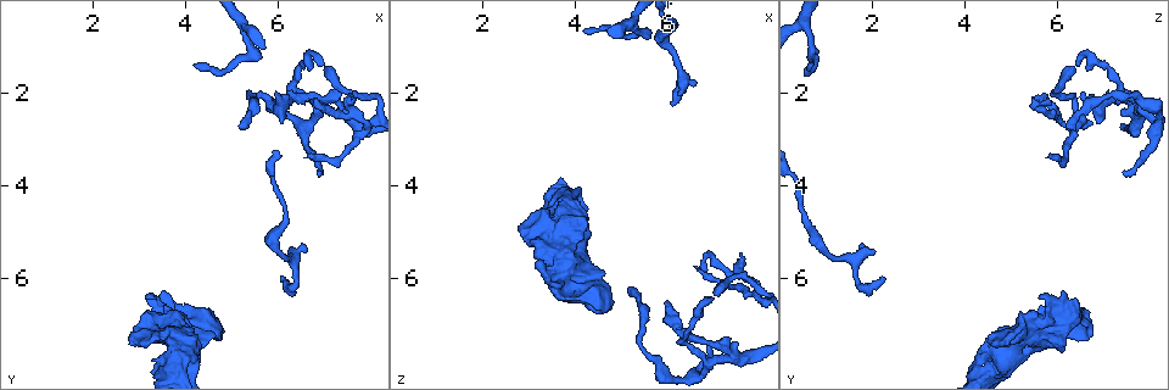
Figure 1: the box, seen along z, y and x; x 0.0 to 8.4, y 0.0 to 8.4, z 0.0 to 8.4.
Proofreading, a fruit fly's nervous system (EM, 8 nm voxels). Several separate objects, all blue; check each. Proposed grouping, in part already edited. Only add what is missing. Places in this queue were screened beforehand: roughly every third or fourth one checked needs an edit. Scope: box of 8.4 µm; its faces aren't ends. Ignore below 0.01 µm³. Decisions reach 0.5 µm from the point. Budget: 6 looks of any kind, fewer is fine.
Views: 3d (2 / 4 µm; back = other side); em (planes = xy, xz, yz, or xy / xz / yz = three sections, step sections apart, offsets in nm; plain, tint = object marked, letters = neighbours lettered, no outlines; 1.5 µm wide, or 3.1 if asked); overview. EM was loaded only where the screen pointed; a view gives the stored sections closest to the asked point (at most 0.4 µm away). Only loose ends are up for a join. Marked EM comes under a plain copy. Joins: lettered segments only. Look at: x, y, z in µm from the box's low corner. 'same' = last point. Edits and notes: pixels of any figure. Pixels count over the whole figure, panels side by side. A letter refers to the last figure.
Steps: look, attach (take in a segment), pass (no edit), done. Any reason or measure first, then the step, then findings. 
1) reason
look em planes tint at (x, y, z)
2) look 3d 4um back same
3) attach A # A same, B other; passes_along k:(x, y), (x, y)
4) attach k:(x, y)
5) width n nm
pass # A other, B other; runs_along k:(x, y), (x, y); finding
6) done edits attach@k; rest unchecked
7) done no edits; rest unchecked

tapers out
look em planes letters at (7.05, 1.50, 6.30)

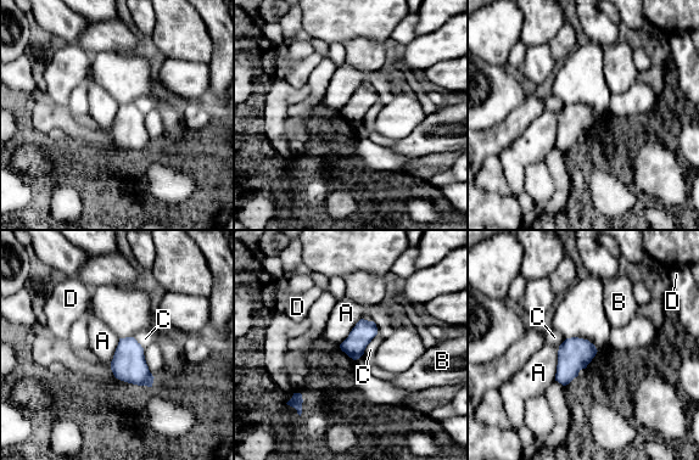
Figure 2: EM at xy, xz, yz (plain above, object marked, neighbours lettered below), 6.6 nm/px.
width 150 nm
pass # A other, B other, C other, D other; border 2:(559, 347), (554, 380); none of them fits

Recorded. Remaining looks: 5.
an open end
look 3d 4um at (3.10, 6.80, 5.50)

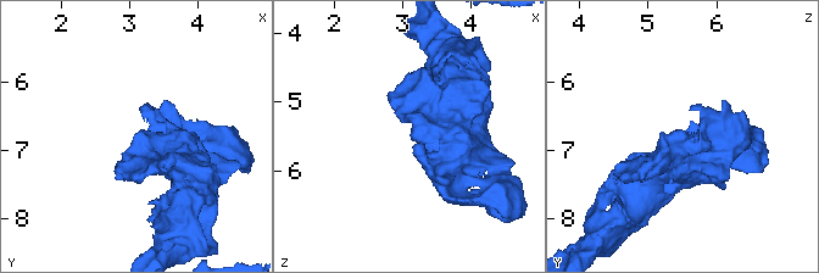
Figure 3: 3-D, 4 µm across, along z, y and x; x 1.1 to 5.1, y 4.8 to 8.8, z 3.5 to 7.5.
look em xz step 4 letters at (3.10, 6.75, 5.55)

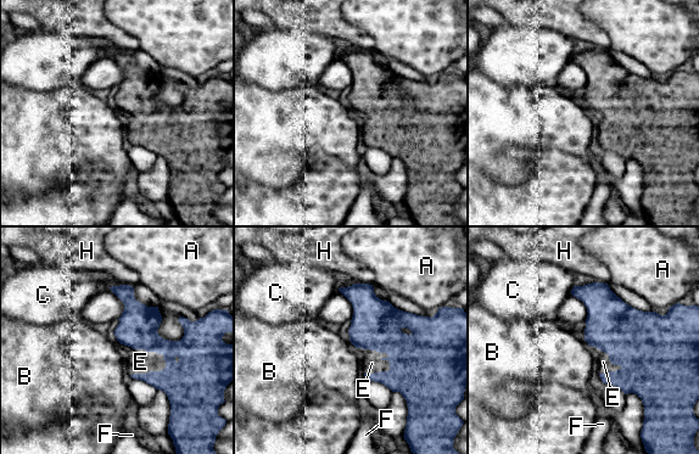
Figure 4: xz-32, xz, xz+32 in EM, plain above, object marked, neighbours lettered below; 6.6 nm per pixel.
cut it another way
look em planes letters same

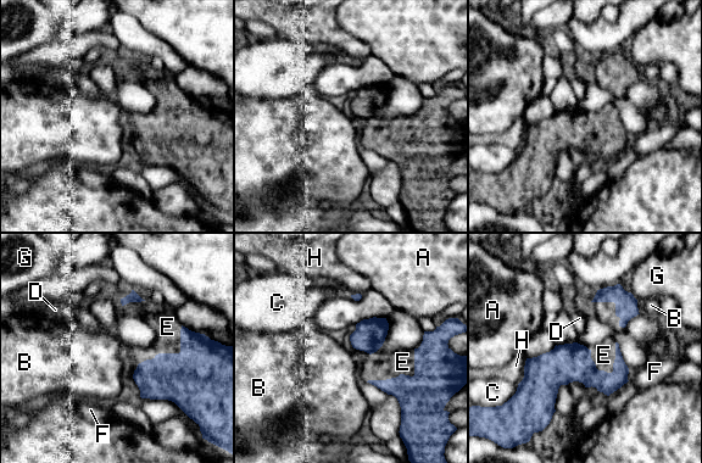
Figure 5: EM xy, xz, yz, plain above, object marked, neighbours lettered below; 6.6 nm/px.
longest_contact E 460 nm
attach E # A other, B other, C other, D other, E same, F other, G other, H other; passes_along 5:(194, 379), (166, 353), (167, 327); the neuron continues

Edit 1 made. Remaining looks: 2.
look em planes letters at (6.10, 6.10, 2.25)

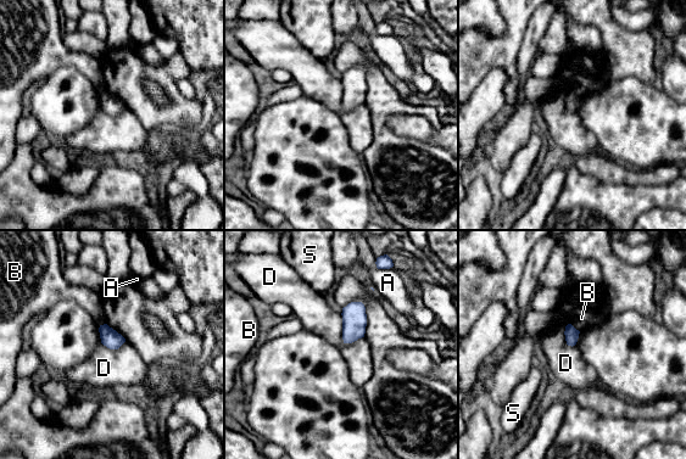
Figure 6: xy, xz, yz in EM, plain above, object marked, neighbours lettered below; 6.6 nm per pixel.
pass # A other, B other, D other, S other; border 6:(340, 313), (341, 339), (363, 337); none of them fits

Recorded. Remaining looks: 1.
done edits attach@5; rest unchecked

